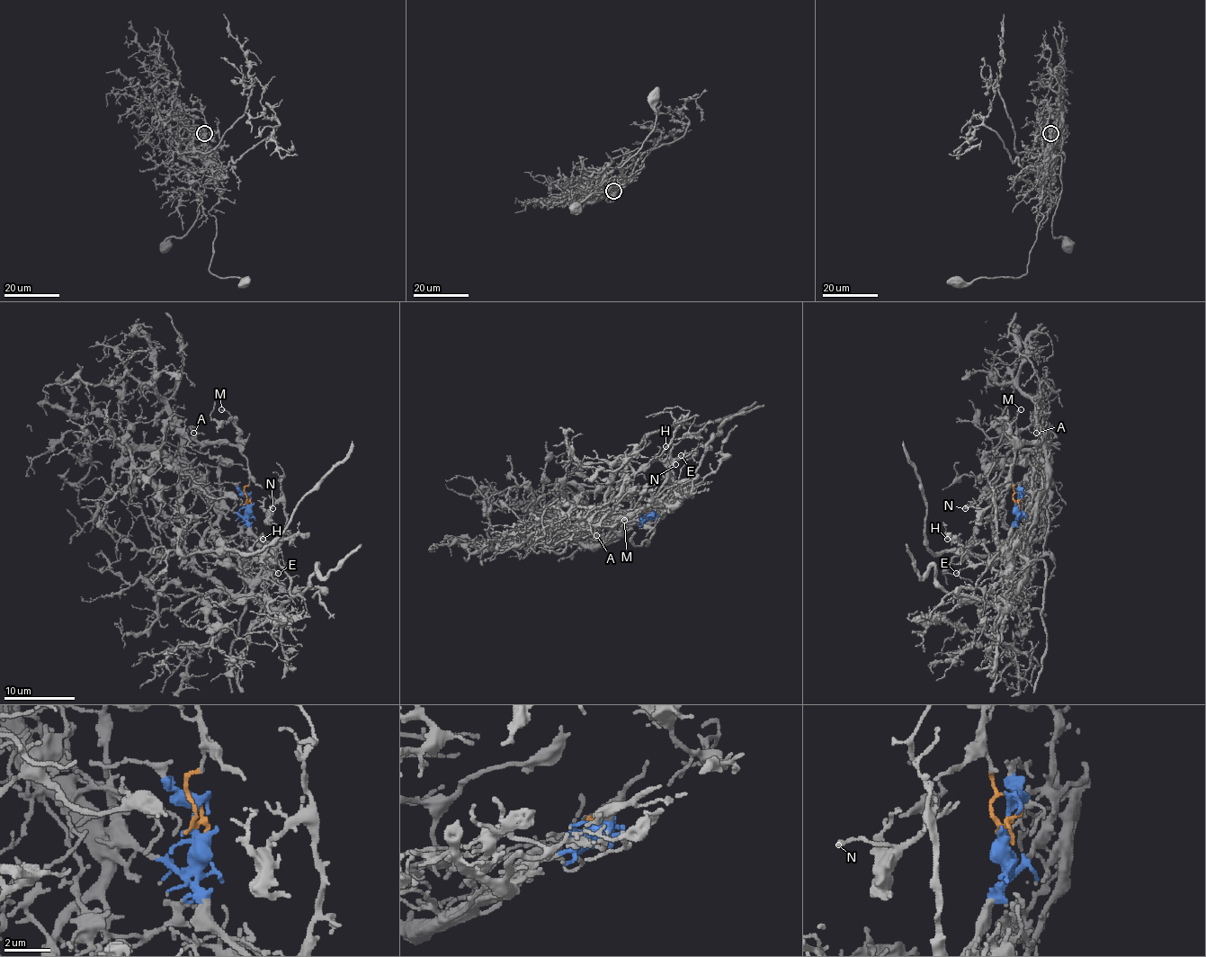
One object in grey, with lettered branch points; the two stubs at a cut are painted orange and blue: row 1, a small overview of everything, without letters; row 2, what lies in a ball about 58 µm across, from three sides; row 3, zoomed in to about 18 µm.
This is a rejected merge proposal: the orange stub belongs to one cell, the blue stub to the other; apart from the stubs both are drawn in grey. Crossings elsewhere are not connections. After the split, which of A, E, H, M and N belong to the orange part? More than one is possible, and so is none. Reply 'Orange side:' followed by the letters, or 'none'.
Orange side: A, M

